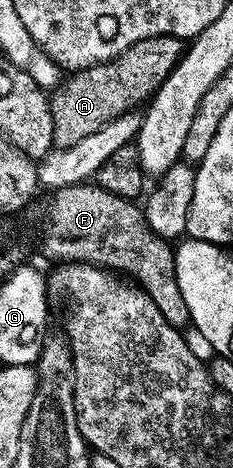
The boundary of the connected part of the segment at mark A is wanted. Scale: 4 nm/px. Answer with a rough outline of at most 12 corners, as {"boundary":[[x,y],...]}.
{"boundary":[[157,35],[67,74],[49,96],[54,147],[154,95],[184,52]]}

